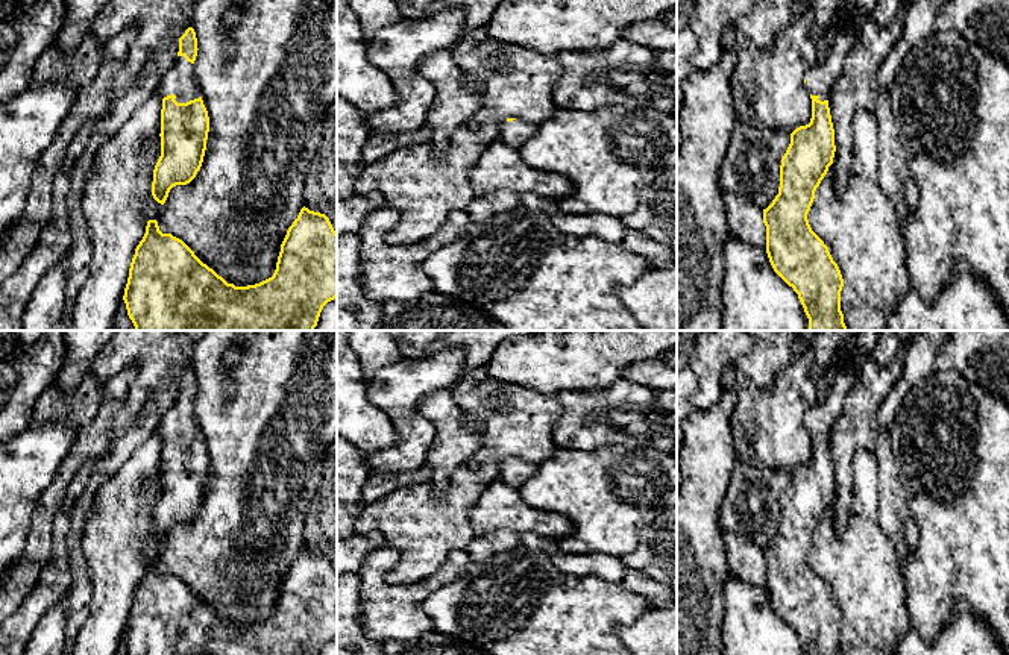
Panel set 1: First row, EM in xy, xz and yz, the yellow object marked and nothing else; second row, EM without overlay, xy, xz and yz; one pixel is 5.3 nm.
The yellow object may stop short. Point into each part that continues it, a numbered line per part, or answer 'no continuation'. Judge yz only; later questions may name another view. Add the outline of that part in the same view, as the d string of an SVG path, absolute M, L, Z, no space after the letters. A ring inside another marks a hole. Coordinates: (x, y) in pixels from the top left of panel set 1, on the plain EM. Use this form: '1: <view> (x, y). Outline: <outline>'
1: yz (820, 417). Outline: M835 371L827 378L827 397L824 400L816 400L806 411L806 426L812 435L819 437L818 440L828 440L831 426L842 412L844 402L854 382L856 378L850 371Z

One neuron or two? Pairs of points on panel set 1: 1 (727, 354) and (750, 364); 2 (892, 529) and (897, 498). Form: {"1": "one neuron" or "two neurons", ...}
{"1": "two neurons", "2": "one neuron"}

